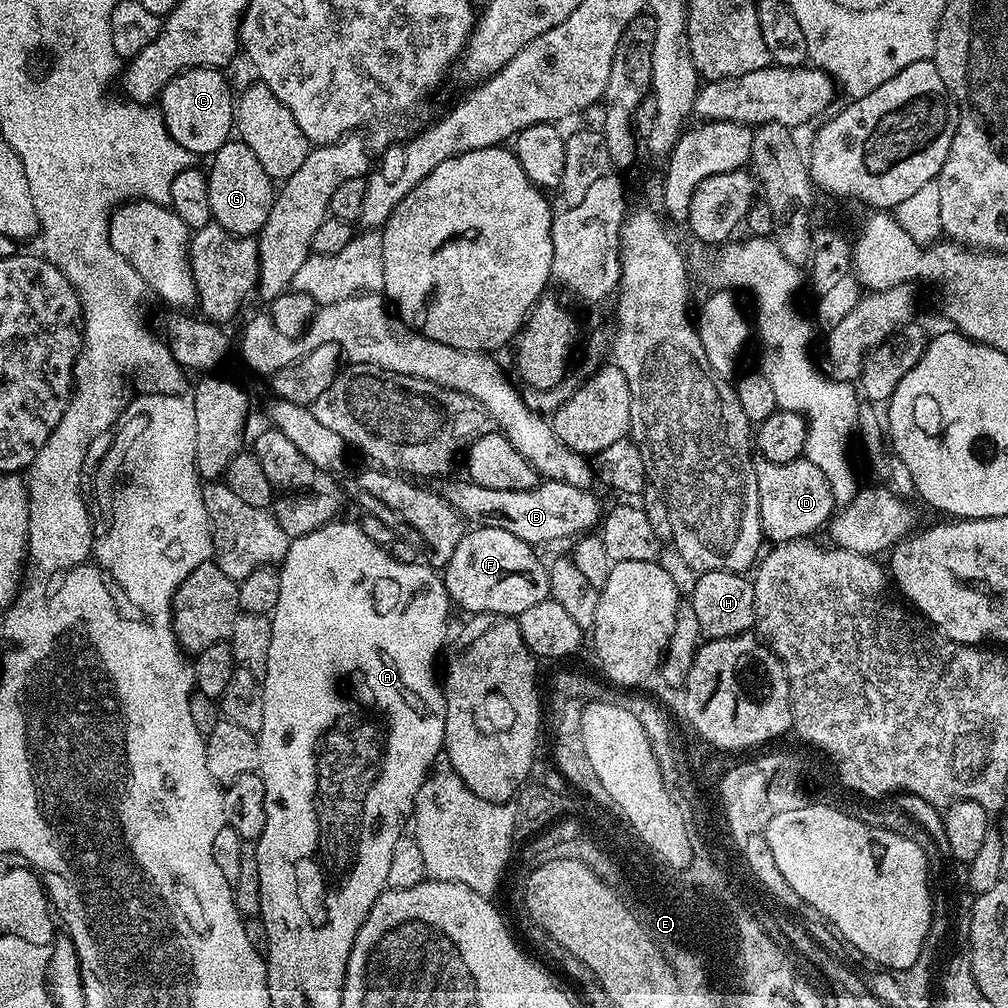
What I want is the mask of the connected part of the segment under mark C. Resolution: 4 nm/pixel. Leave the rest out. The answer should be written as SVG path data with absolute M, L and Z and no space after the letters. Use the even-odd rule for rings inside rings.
M188 68L180 72L161 90L158 107L164 115L164 125L178 142L186 146L193 157L211 157L227 140L234 136L234 92L225 73L219 68Z

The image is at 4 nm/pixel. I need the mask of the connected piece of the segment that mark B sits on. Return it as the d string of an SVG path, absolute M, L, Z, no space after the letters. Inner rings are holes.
M467 478L451 480L449 479L447 481L449 484L442 488L442 495L469 525L501 527L507 533L514 534L515 537L533 546L548 544L551 540L564 540L567 536L579 537L581 534L595 529L602 520L602 507L600 508L599 502L596 501L595 491L570 486L568 482L561 480L544 480L538 482L530 490L486 490L486 486L473 484Z

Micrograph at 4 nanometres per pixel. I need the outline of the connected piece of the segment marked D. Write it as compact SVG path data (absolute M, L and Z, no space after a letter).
M806 458L781 464L761 463L758 478L758 510L765 537L773 545L811 537L825 527L834 515L834 501L826 474Z

